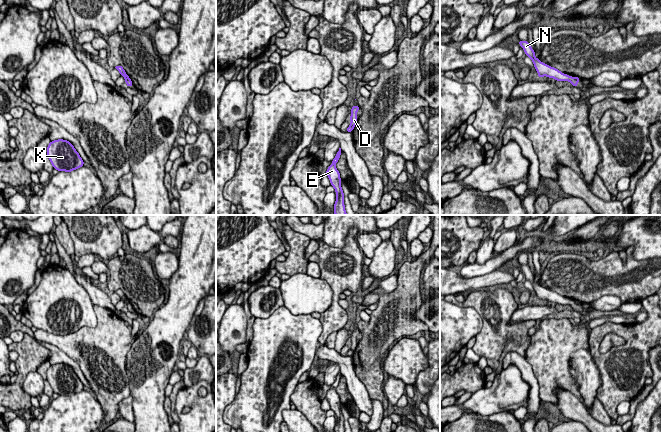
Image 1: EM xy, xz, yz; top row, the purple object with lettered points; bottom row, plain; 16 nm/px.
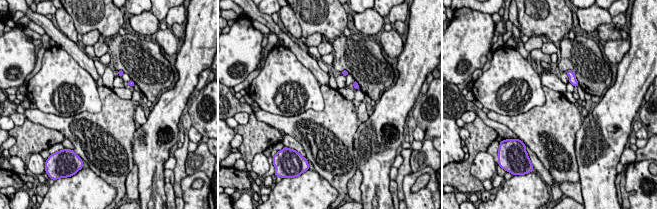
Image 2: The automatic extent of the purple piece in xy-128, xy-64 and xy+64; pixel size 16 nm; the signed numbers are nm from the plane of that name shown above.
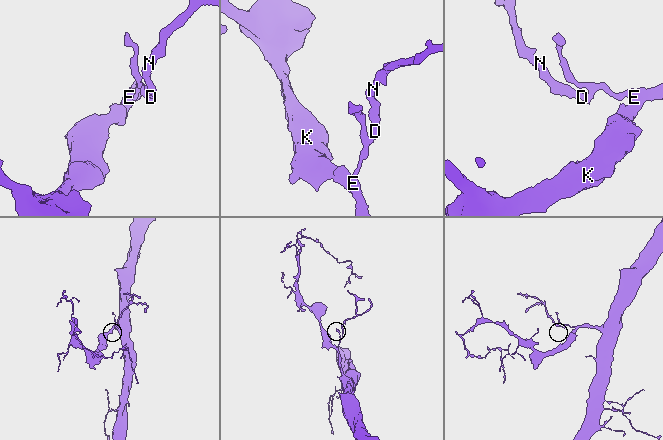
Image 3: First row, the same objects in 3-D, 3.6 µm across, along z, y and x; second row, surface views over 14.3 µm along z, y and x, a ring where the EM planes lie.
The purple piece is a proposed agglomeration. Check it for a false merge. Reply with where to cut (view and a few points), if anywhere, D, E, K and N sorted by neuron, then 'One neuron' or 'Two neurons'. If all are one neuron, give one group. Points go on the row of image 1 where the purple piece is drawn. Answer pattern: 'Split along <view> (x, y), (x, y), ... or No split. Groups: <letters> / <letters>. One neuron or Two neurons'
Split along yz (574, 77), (577, 81). Groups: D N / E K. Two neurons

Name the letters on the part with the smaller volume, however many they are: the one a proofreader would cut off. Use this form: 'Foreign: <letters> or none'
Foreign: D, N

